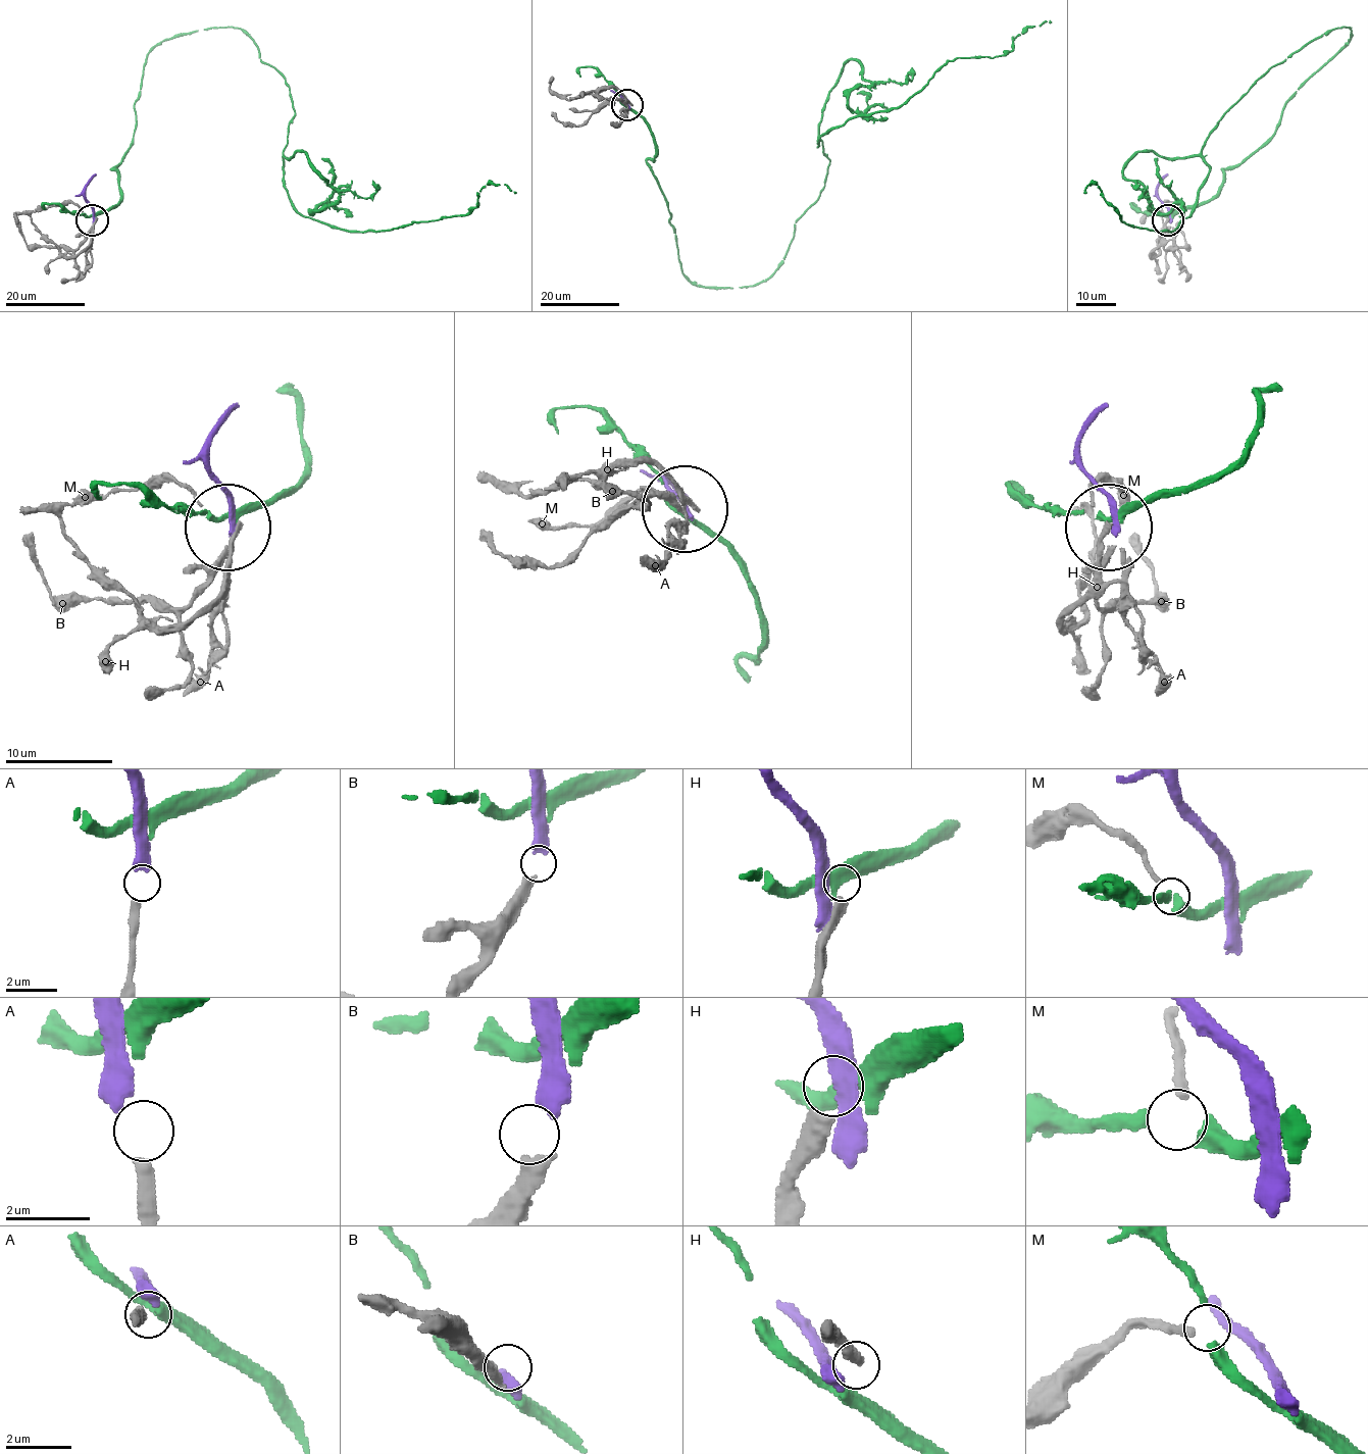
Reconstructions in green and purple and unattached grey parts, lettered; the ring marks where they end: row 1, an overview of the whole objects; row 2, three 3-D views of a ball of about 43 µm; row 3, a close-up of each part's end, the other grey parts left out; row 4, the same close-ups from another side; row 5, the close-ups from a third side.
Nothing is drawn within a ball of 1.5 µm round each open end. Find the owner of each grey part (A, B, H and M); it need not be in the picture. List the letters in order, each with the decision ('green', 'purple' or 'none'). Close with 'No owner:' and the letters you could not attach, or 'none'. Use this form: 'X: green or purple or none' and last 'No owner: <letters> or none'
A: none
B: purple
H: none
M: green
No owner: A, H

